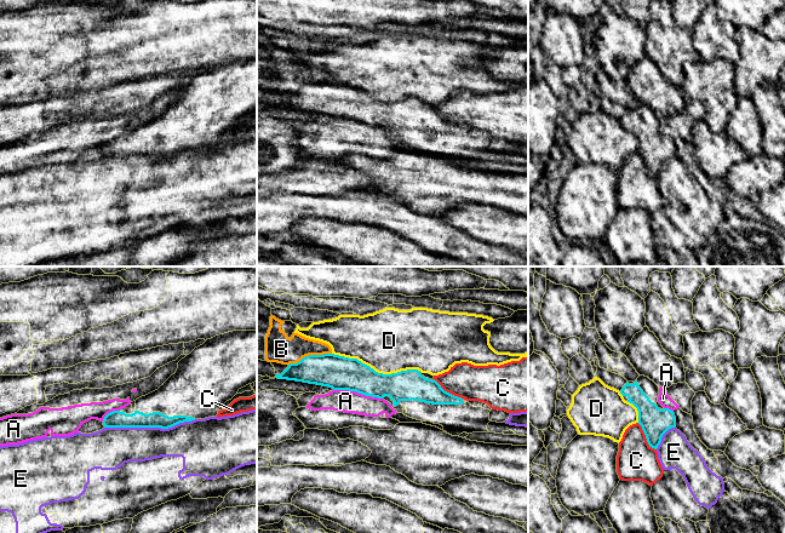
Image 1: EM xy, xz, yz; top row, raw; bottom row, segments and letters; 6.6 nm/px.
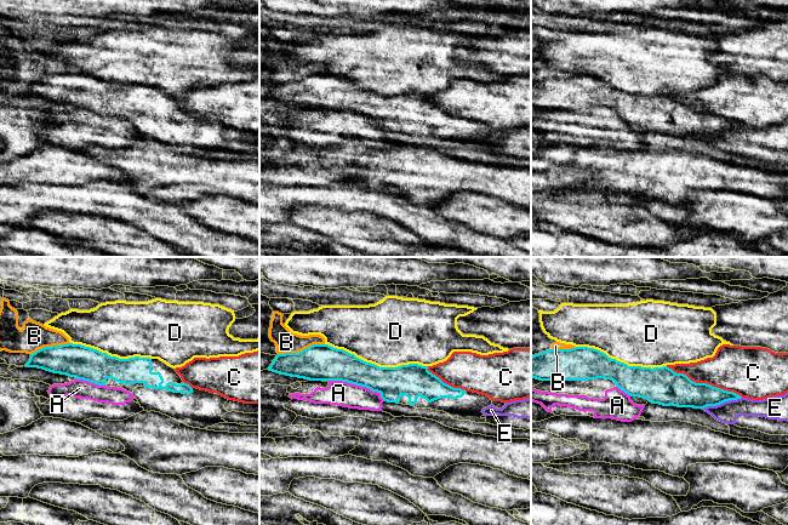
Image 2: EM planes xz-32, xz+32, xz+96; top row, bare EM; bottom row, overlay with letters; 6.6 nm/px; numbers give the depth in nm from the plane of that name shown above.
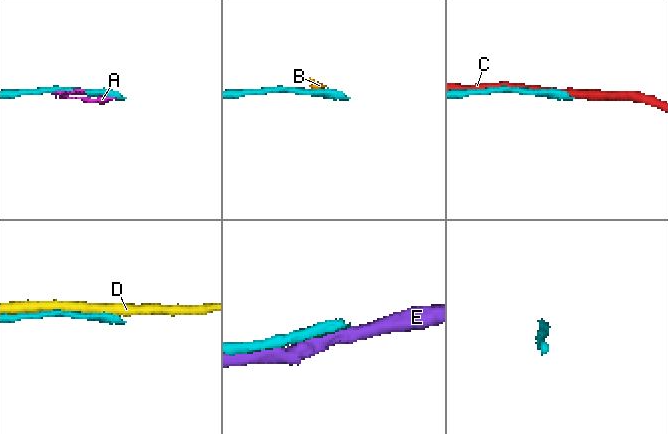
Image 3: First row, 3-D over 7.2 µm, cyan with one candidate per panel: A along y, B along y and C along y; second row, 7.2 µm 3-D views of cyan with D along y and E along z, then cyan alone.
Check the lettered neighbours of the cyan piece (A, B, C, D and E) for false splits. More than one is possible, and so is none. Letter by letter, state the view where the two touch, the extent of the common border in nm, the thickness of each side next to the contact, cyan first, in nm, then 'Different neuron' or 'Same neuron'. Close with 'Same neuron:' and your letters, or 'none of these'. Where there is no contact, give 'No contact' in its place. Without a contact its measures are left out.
A: Touches cyan in xz. Shared border 340 nm. Thickness 220 nm (cyan) against 150 nm. Different neuron
B: Touches cyan in xz. Shared border 300 nm. Thickness 220 nm (cyan) against 190 nm. Different neuron
C: Touches cyan in yz. Shared border 220 nm. Thickness 190 nm (cyan) against 260 nm. Different neuron
D: Touches cyan in xz. Shared border 600 nm. Thickness 220 nm (cyan) against 420 nm. Different neuron
E: Touches cyan in xy. Shared border 600 nm. Thickness 110 nm (cyan) against 240 nm. Different neuron
Same neuron: none of these

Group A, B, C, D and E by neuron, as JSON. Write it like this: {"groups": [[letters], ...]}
{"groups": [["A"], ["B"], ["C"], ["D"], ["E"]]}

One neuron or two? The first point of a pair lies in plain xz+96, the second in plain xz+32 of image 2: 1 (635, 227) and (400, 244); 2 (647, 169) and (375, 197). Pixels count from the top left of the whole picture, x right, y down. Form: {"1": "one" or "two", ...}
{"1": "one", "2": "two"}

